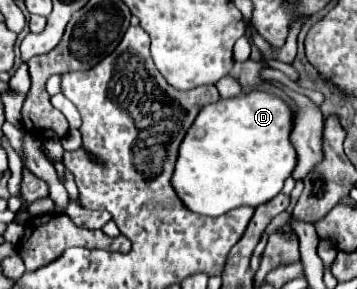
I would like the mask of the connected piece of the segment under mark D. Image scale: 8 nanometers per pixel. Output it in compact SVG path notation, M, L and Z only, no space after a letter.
M250 92L244 96L234 96L228 100L218 100L208 104L196 116L196 122L188 130L180 156L176 160L172 186L178 198L196 214L220 216L238 206L260 206L280 194L284 180L292 174L296 166L296 152L290 144L292 130L292 112L276 96L266 92Z

